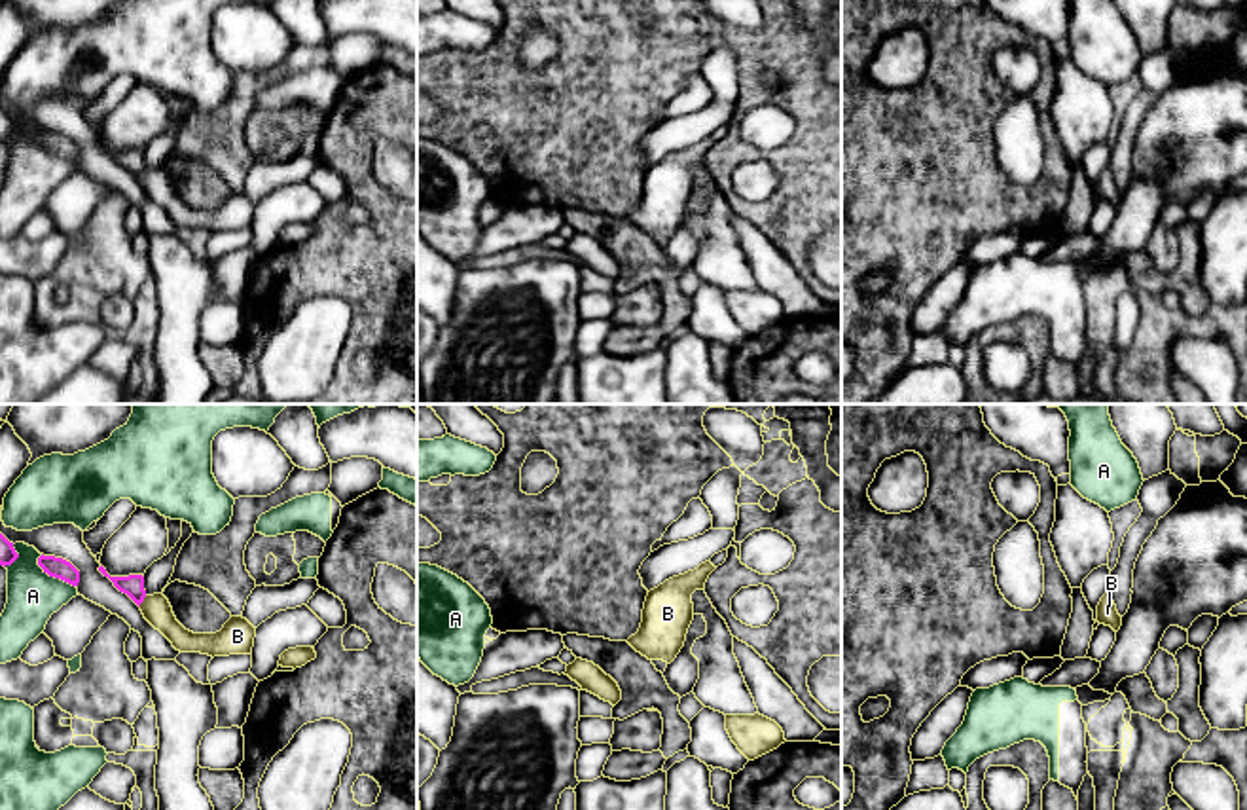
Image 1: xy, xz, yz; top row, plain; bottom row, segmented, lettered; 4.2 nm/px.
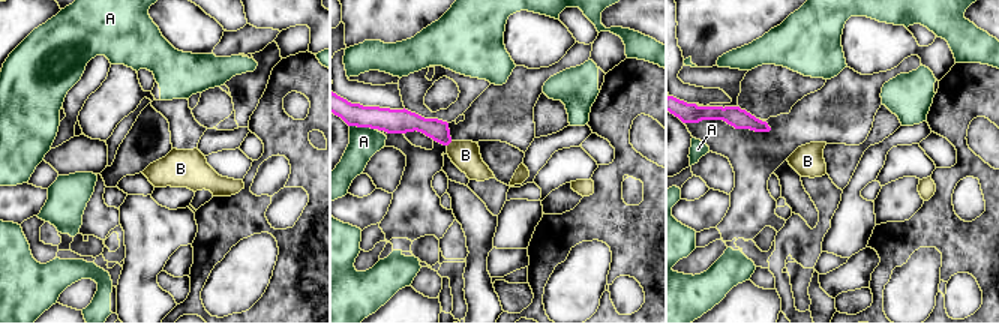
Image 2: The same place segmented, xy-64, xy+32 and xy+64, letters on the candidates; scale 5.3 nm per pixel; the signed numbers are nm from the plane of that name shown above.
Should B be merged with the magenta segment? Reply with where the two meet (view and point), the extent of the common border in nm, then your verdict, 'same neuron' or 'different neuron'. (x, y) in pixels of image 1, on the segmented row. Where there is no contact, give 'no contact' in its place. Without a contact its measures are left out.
contact xy (143, 600); length 60 nm; same neuron

